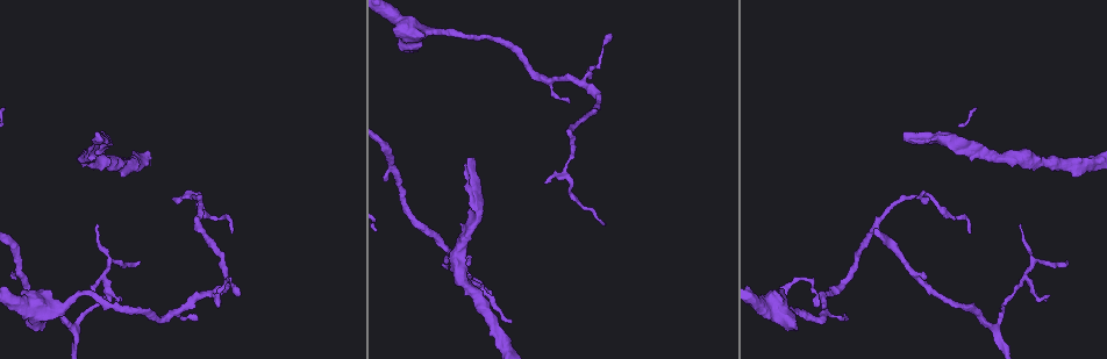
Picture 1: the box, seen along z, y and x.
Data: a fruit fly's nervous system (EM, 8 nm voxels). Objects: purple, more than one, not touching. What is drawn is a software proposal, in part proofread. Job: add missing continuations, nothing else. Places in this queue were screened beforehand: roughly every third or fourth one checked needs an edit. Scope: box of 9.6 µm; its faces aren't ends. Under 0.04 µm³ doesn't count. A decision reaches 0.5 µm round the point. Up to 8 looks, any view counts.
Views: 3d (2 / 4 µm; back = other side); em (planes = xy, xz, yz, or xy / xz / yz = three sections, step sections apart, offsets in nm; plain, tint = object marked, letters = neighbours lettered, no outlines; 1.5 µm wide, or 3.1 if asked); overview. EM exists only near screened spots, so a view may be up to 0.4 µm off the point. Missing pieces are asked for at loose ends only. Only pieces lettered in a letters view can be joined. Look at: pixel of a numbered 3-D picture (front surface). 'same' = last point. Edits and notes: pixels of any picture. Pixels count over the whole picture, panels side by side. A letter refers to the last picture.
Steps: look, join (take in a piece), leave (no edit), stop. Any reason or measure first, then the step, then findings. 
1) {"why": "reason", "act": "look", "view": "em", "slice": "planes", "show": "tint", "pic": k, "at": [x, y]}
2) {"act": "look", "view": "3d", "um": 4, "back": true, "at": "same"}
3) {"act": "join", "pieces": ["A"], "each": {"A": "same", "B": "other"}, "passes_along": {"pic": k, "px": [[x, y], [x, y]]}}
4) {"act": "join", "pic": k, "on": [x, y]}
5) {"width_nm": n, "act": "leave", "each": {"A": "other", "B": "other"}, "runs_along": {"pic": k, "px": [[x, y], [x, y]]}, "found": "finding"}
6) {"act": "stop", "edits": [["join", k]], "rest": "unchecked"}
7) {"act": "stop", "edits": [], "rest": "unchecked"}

{"why": "an open end", "act": "look", "view": "3d", "um": 4, "pic": 1, "at": [1047, 295]}

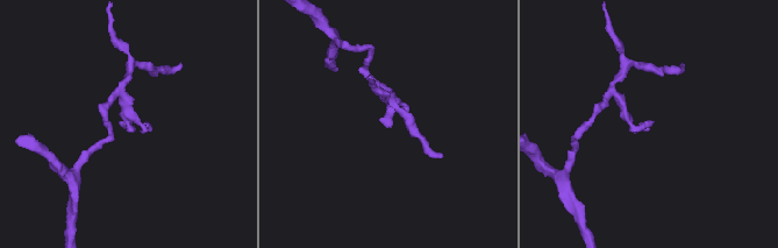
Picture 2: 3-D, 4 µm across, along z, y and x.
{"act": "look", "view": "em", "slice": "xz", "step": 8, "show": "tint", "pic": 2, "at": [132, 123]}

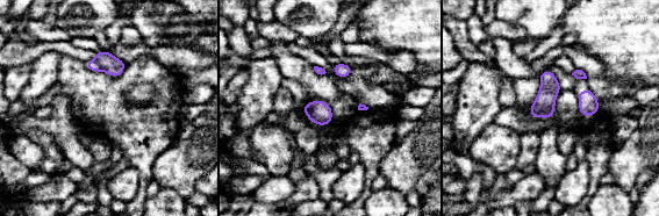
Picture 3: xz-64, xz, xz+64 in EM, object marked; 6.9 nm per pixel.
{"why": "see the neighbours", "act": "look", "view": "em", "slice": "xz", "step": 8, "show": "letters", "at": "same"}

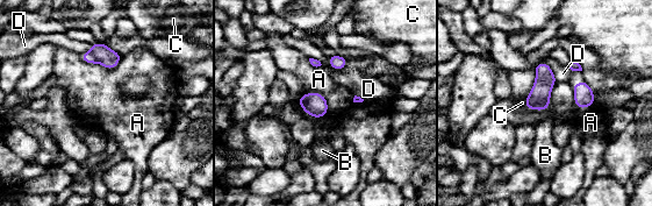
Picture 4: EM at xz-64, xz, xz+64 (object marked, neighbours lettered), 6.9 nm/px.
{"act": "leave", "each": {"A": "other", "B": "other", "C": "other", "D": "other"}, "border": {"pic": 4, "px": [[79, 55], [108, 69], [122, 55]]}, "found": "no lettered piece goes on from it"}

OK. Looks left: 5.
{"why": "branch stops here", "act": "look", "view": "3d", "um": 4, "pic": 1, "at": [96, 225]}

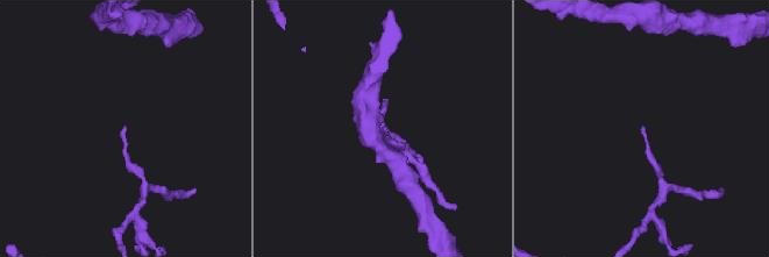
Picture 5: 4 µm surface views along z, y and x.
{"why": "now the EM", "act": "look", "view": "em", "slice": "yz", "step": 8, "show": "letters", "pic": 5, "at": [643, 128]}

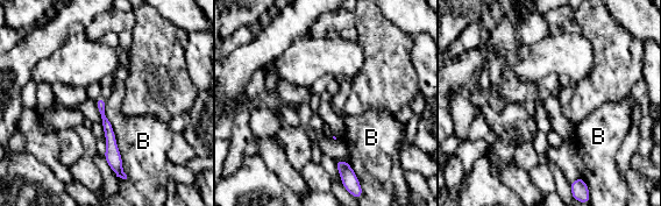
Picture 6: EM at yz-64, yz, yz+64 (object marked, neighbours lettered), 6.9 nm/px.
{"why": "another direction", "act": "look", "view": "em", "slice": "planes", "show": "letters", "at": "same"}

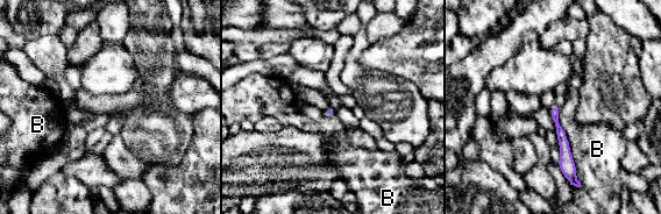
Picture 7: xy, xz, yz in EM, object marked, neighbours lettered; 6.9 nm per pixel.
{"longest_contact_nm": ["B", 550], "act": "leave", "each": {"B": "other"}, "runs_along": {"pic": 7, "px": [[554, 108], [566, 164], [574, 178]]}, "found": "no lettered piece goes on from it"}

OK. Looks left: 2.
{"act": "stop", "edits": [], "rest": "unchecked"}

